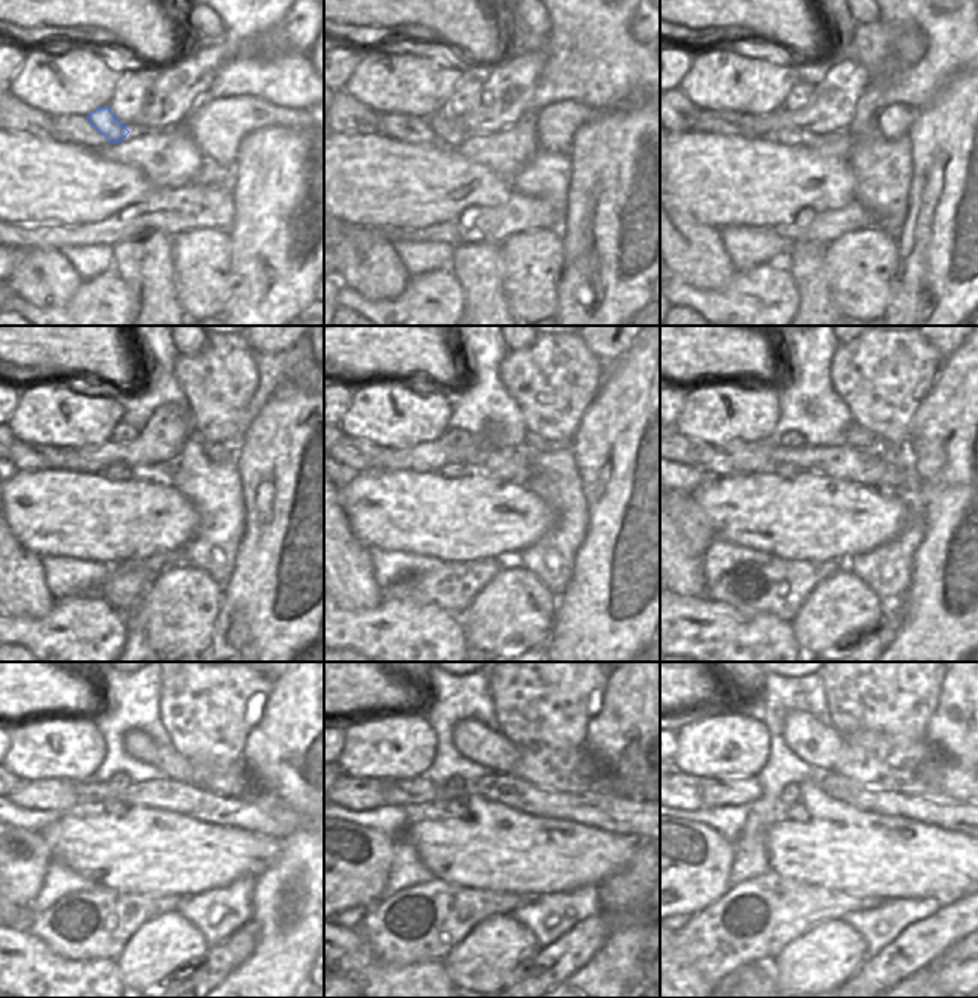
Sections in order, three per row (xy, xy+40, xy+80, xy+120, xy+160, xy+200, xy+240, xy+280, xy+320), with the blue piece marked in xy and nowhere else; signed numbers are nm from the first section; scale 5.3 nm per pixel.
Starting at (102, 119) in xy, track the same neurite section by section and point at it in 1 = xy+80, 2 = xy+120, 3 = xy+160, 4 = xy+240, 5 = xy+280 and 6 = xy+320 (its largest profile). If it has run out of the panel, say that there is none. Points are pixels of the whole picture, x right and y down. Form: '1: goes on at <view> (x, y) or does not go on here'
1: goes on at xy+80 (786, 137)
2: goes on at xy+120 (113, 471)
3: goes on at xy+160 (449, 471)
4: goes on at xy+240 (113, 808)
5: goes on at xy+280 (453, 809)
6: goes on at xy+320 (795, 812)

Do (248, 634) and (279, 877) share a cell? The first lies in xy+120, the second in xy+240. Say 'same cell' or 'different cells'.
same cell

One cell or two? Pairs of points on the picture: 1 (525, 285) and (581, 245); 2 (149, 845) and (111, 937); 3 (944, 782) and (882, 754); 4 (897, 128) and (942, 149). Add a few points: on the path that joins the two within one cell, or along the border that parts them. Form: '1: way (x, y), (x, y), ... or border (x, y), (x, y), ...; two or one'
1: border (560, 230), (563, 264), (557, 293); two
2: border (96, 883), (125, 893), (164, 895); two
3: way (929, 772), (917, 764), (897, 764); one
4: border (918, 111), (908, 134); two

